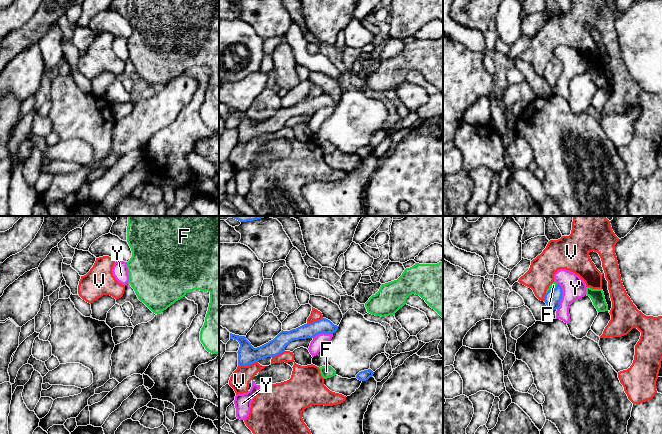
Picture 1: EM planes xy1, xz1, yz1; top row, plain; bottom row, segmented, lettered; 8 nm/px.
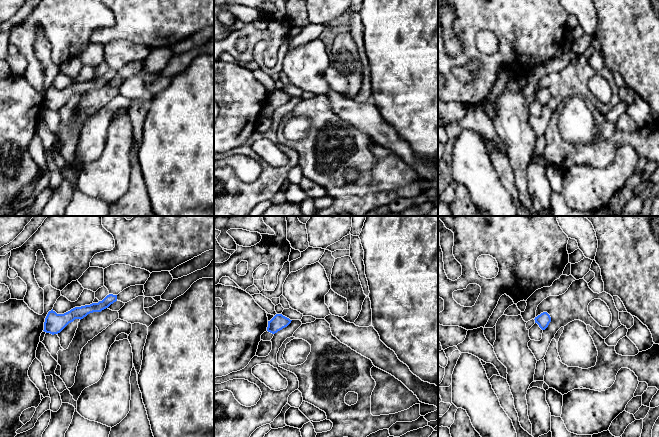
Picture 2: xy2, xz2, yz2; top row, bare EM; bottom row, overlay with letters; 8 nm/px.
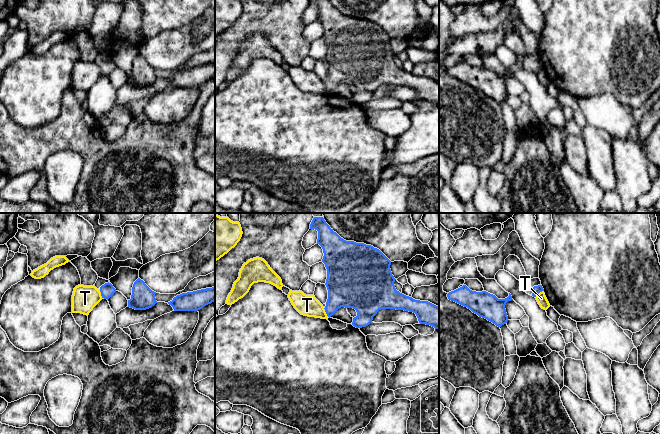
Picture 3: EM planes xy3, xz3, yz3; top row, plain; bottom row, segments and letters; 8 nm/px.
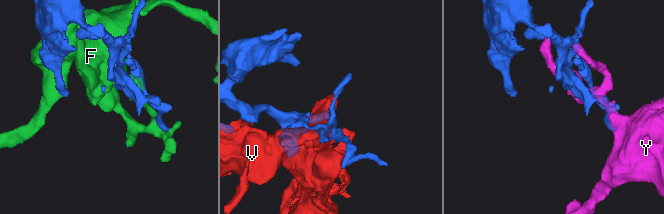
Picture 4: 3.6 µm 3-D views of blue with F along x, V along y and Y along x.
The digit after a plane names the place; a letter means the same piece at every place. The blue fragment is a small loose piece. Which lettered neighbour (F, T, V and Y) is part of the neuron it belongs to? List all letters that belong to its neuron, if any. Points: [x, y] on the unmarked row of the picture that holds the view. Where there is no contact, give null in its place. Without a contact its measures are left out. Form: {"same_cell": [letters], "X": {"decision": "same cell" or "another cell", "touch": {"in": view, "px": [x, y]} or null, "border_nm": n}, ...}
{"same_cell": ["F"], "F": {"decision": "same cell", "touch": {"in": "yz1", "px": [552, 66]}, "border_nm": 120}, "T": {"decision": "another cell", "touch": {"in": "xz3", "px": [326, 89]}, "border_nm": 90}, "V": {"decision": "another cell", "touch": {"in": "xz1", "px": [247, 141]}, "border_nm": 170}, "Y": {"decision": "another cell", "touch": {"in": "yz1", "px": [561, 72]}, "border_nm": 220}}

